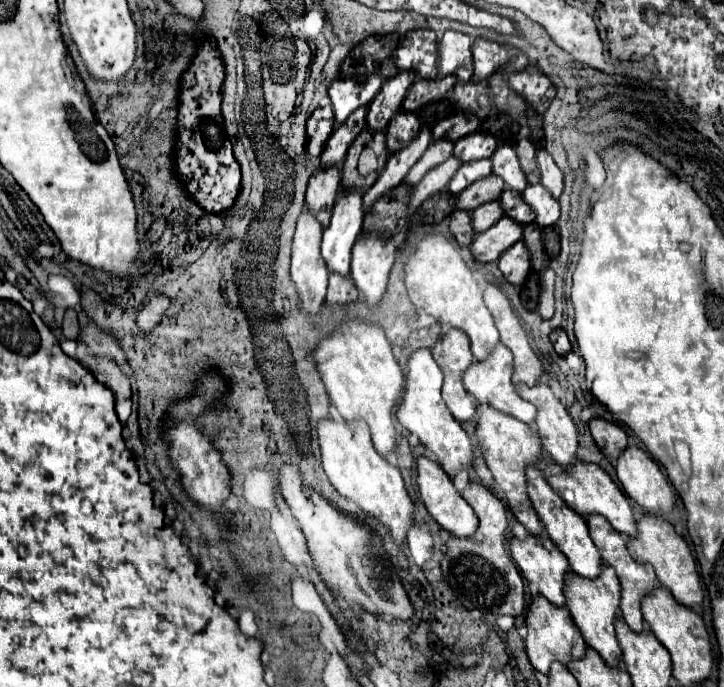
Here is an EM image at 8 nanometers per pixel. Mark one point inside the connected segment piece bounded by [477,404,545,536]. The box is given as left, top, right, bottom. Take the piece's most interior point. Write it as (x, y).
(509, 446)

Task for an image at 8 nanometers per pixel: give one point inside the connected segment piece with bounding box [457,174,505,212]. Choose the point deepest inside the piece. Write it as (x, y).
(488, 189)

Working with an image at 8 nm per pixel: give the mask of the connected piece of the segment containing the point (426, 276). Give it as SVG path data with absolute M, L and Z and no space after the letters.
M433 234L417 246L415 254L407 260L405 266L405 284L411 302L419 310L425 310L437 322L455 326L469 336L475 360L485 360L485 356L493 352L495 344L499 344L499 332L493 324L493 316L483 302L483 292L473 280L473 274L463 262L461 254L449 244L447 238Z

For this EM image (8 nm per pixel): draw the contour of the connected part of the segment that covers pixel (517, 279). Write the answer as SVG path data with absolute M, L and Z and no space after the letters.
M519 240L509 250L505 250L503 256L499 258L499 270L503 272L505 280L511 284L521 284L525 280L529 268L531 268L529 252L527 252L523 240Z

